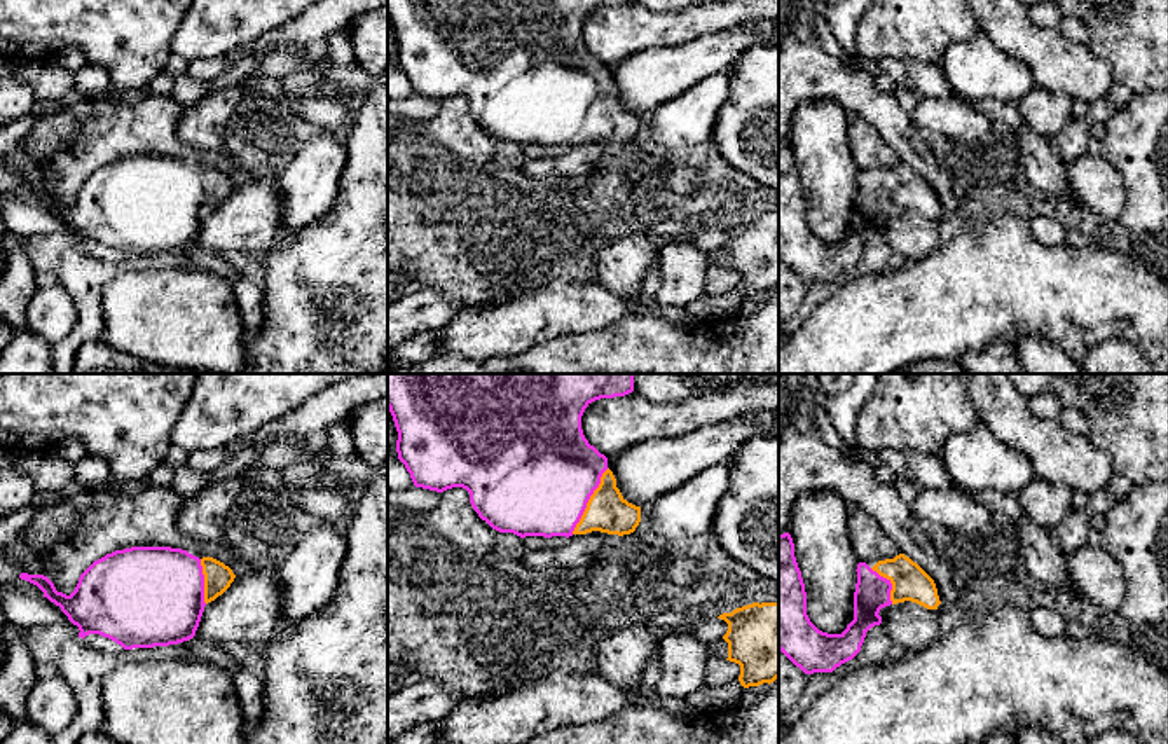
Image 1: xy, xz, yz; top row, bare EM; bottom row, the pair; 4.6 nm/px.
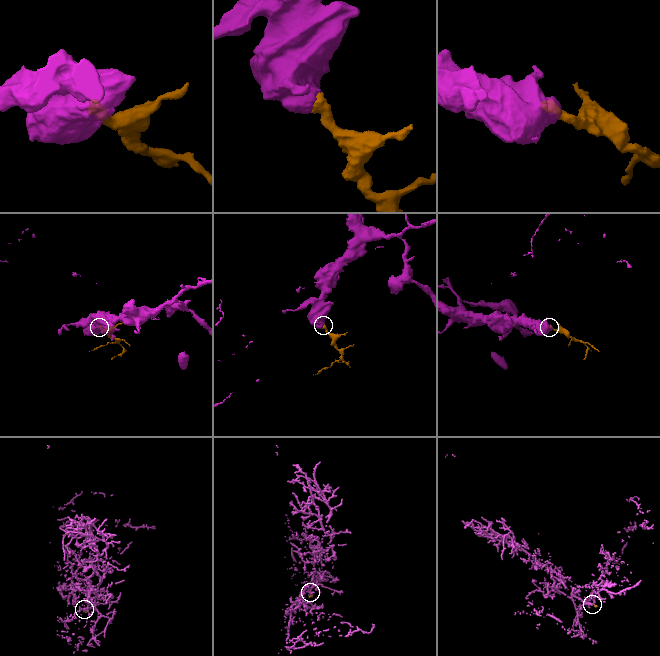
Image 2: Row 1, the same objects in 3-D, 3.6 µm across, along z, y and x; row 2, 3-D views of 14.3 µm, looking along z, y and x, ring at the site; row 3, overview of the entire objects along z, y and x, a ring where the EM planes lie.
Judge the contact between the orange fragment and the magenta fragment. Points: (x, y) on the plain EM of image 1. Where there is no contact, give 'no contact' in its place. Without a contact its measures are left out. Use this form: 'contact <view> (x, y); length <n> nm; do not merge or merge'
contact xz (589, 110); length 340 nm; merge

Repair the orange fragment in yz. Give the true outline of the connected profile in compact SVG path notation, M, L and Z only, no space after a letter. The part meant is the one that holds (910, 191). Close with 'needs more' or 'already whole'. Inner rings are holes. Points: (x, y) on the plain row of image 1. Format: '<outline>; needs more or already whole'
M789 141L779 143L779 258L805 283L833 281L852 269L864 251L866 241L882 232L882 217L911 210L927 218L941 213L934 189L904 162L878 169L873 176L857 173L857 192L854 201L854 229L842 243L819 239L807 224L807 201L794 166L794 152Z; needs more

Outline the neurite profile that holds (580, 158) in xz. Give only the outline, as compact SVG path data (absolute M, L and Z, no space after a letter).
M604 141L573 143L557 157L527 159L520 173L534 180L559 180L587 173L602 155Z

